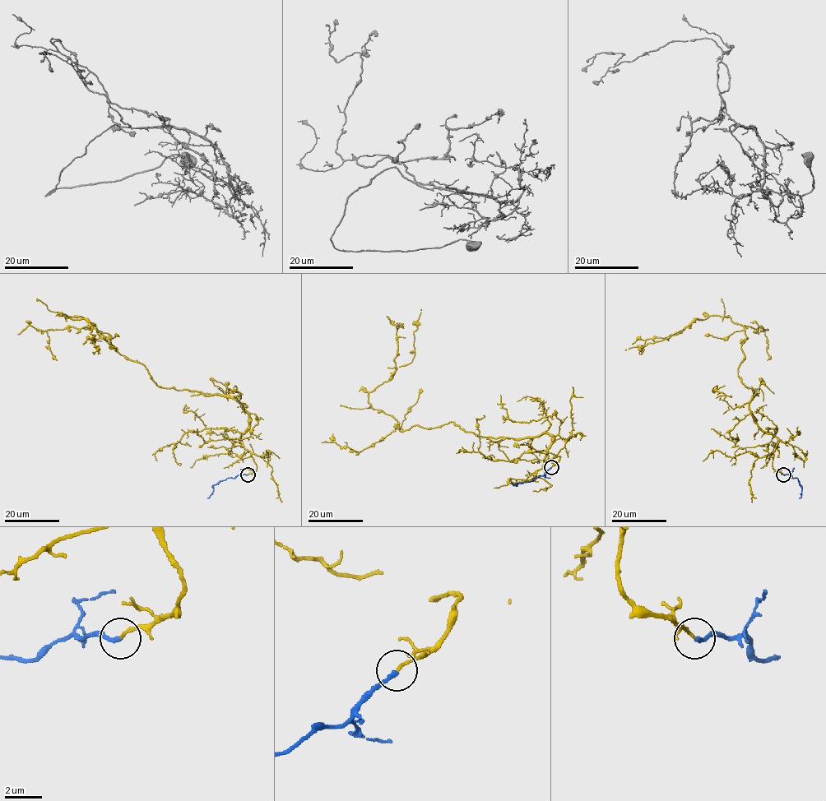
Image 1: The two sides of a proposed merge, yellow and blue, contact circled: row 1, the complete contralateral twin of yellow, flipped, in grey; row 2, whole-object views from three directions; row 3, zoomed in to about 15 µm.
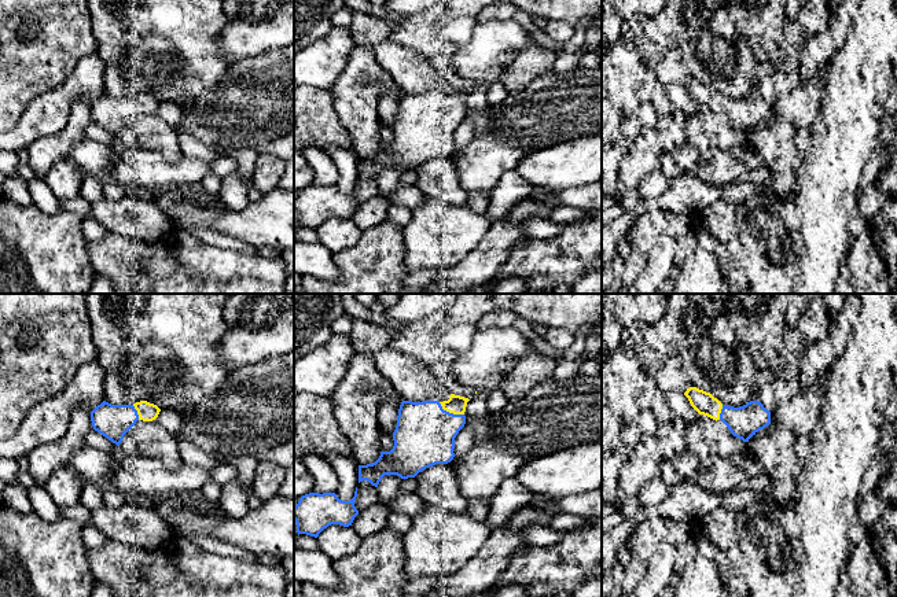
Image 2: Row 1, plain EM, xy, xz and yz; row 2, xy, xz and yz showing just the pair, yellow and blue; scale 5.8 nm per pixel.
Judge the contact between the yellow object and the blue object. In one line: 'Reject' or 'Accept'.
Accept

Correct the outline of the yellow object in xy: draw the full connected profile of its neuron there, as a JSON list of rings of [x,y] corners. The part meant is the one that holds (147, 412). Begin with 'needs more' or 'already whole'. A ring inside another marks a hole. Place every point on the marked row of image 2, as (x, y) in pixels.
needs more; [[[103,401],[91,412],[91,421],[95,431],[120,446],[124,435],[136,424],[137,420],[152,421],[161,409],[147,401],[133,405],[111,405]]]

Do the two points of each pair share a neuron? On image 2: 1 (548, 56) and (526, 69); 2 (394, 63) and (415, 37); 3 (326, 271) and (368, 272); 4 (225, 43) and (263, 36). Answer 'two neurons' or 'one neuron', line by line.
1: one neuron
2: two neurons
3: two neurons
4: one neuron

